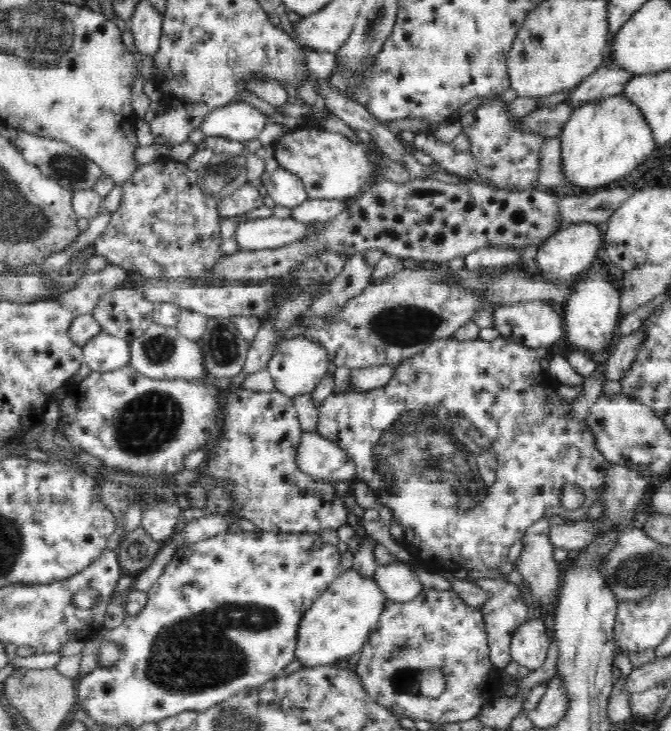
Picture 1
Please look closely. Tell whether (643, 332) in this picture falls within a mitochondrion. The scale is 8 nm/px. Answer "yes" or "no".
no

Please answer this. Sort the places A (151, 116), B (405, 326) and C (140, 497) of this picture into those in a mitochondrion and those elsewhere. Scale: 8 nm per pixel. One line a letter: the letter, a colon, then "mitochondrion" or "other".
A: other
B: mitochondrion
C: other

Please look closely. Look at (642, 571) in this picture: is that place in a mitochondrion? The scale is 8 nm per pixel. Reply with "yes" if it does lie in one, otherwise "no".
yes

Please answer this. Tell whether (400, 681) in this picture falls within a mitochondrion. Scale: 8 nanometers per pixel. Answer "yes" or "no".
yes

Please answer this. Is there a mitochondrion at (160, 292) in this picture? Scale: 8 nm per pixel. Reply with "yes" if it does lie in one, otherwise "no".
no

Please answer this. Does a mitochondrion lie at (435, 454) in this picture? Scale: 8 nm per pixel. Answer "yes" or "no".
yes

